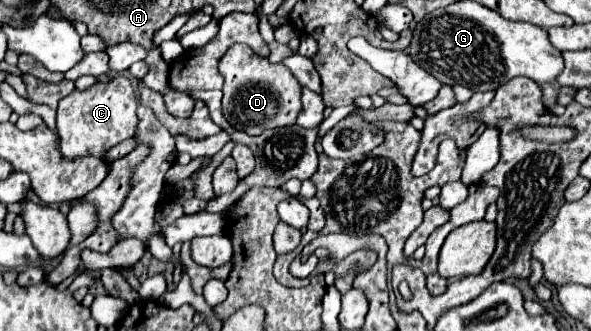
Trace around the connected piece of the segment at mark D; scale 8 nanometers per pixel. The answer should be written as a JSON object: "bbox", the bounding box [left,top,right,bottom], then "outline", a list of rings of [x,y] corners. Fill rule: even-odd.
{"bbox":[218,44,302,134],"outline":[[[234,44],[220,58],[218,72],[224,76],[222,112],[232,126],[242,128],[248,134],[260,134],[266,128],[290,126],[296,122],[302,108],[300,82],[284,64],[272,64],[254,54],[246,44]]]}

